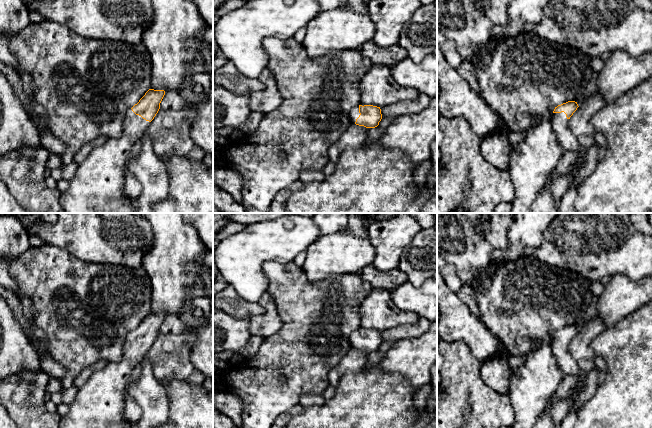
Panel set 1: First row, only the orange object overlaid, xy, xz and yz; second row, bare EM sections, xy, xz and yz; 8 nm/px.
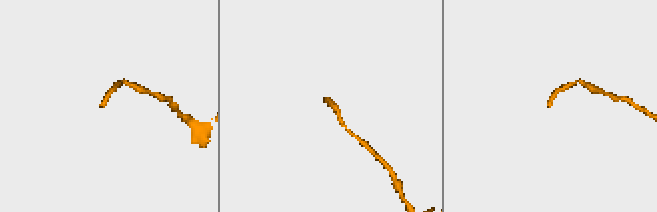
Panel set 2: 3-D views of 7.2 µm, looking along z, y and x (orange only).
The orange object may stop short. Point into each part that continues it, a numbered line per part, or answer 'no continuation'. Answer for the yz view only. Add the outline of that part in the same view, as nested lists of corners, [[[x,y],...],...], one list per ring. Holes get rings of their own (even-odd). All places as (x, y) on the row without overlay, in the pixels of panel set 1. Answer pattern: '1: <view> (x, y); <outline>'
1: yz (568, 366); [[[564,336],[553,337],[552,339],[552,353],[557,361],[562,376],[582,376],[582,371],[577,362],[573,359],[568,351],[569,343]]]

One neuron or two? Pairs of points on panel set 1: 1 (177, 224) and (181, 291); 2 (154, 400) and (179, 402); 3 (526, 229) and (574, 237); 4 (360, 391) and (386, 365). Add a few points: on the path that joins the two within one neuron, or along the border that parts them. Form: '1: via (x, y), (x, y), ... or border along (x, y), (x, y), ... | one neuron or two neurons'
1: via (177, 241), (177, 274) | one neuron
2: border along (167, 393), (169, 417) | two neurons
3: border along (551, 223), (542, 243), (527, 249) | two neurons
4: border along (377, 363), (382, 369), (395, 371), (404, 377) | two neurons

